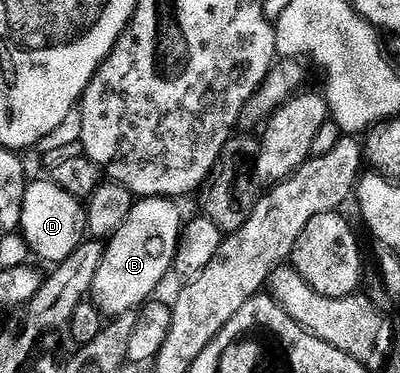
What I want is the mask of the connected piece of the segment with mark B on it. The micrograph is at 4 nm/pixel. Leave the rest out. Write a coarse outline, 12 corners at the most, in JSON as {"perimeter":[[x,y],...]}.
{"perimeter":[[134,201],[104,247],[91,302],[138,307],[173,270],[183,212]]}

